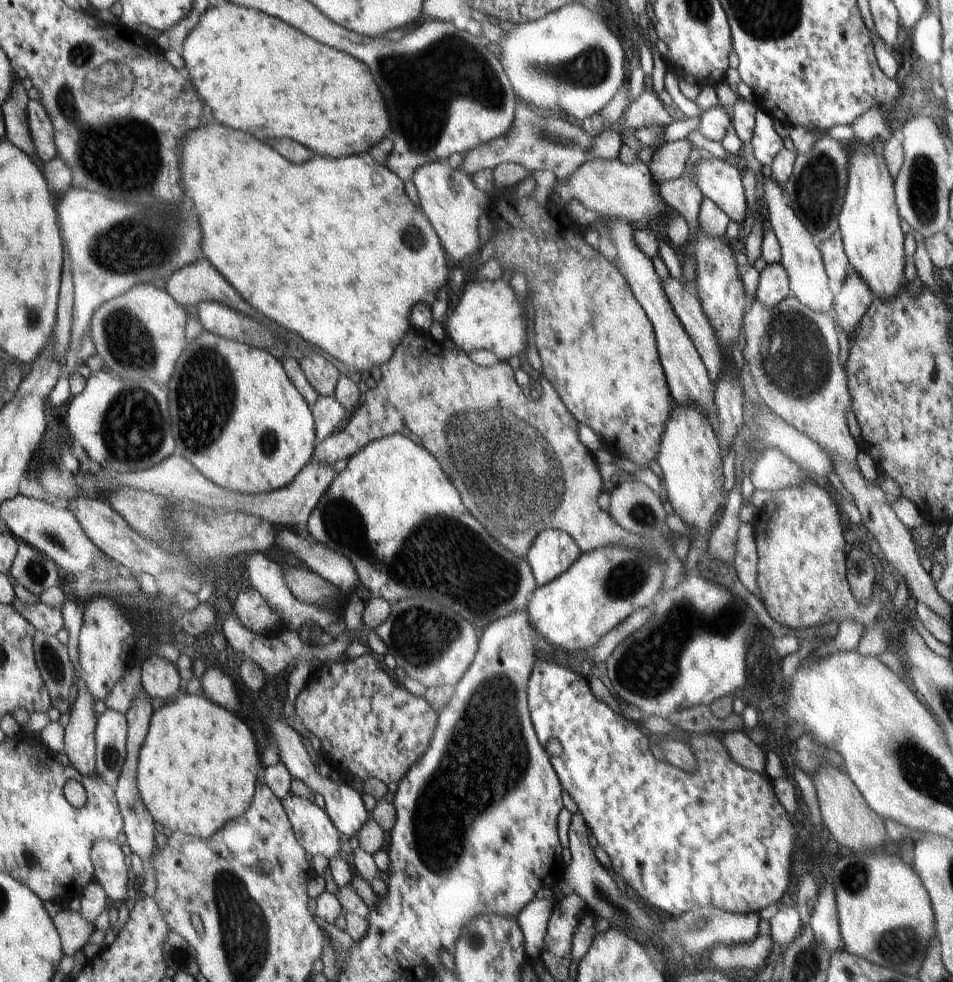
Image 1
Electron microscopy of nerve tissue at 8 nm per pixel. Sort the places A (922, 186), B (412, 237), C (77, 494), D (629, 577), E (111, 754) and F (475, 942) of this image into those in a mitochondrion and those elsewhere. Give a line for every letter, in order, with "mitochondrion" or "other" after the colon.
A: mitochondrion
B: mitochondrion
C: other
D: mitochondrion
E: mitochondrion
F: mitochondrion

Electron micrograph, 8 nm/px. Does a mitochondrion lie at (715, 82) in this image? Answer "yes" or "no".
no

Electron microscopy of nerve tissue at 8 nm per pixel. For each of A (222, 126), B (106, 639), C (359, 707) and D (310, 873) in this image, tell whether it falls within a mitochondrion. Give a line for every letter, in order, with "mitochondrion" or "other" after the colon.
A: other
B: other
C: other
D: other

